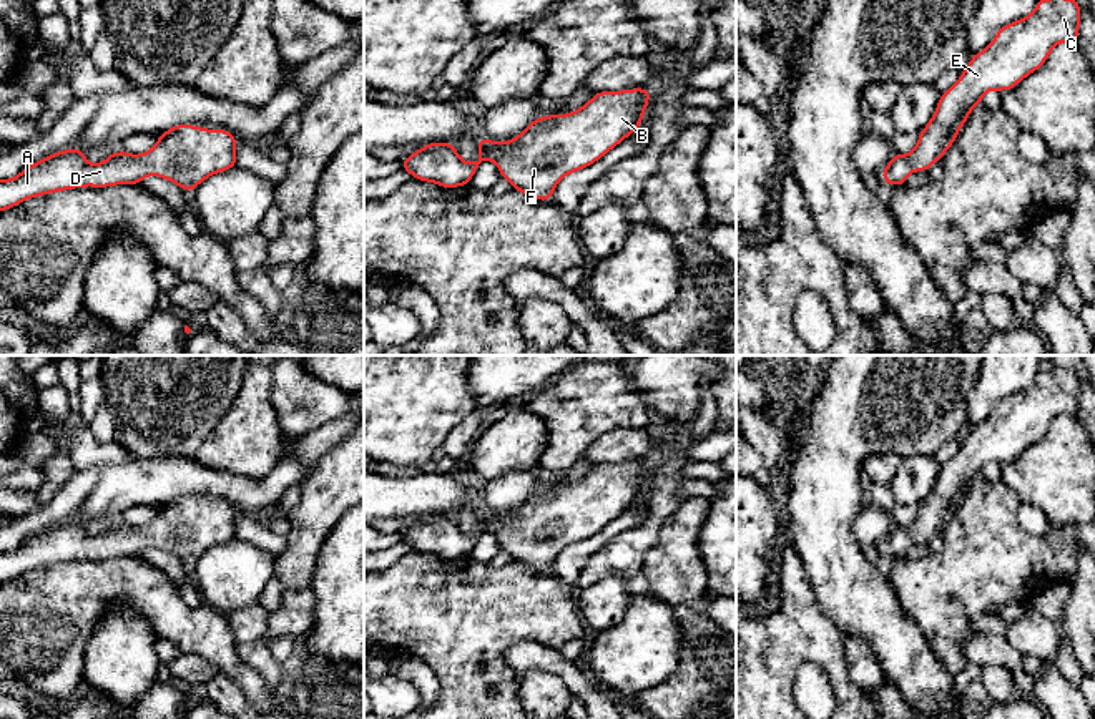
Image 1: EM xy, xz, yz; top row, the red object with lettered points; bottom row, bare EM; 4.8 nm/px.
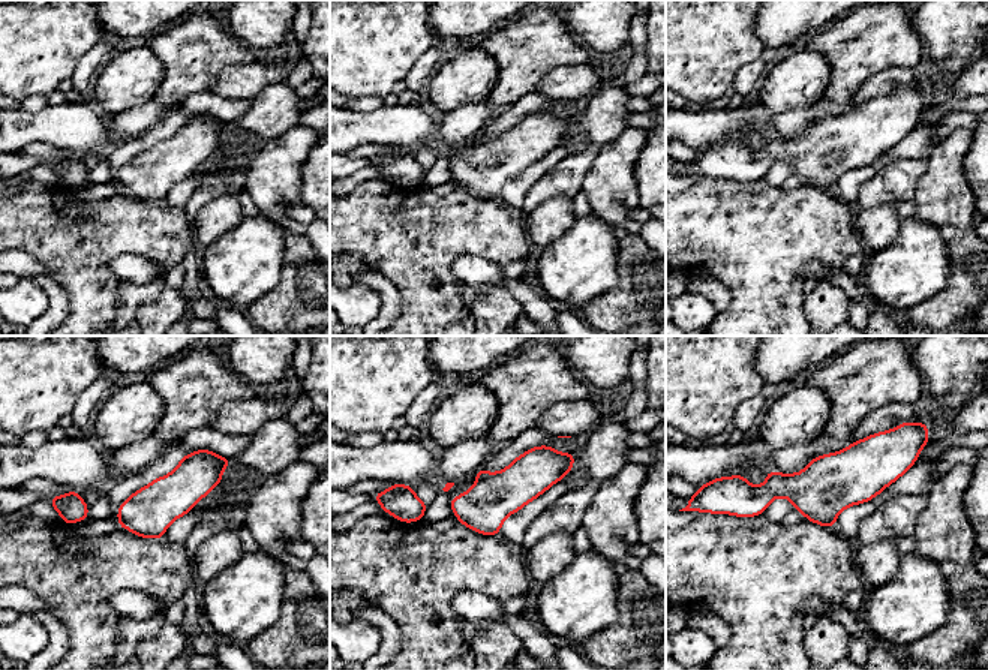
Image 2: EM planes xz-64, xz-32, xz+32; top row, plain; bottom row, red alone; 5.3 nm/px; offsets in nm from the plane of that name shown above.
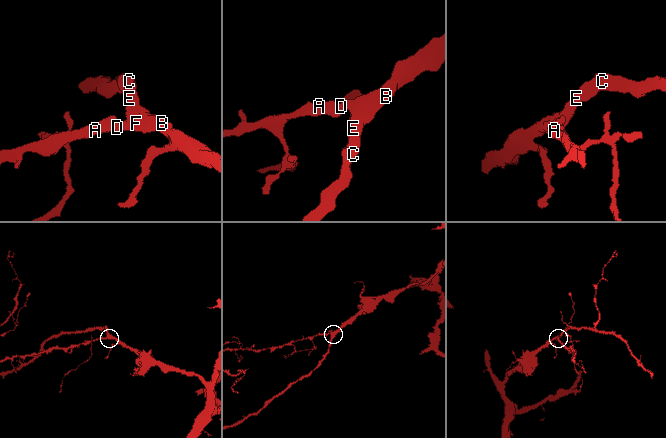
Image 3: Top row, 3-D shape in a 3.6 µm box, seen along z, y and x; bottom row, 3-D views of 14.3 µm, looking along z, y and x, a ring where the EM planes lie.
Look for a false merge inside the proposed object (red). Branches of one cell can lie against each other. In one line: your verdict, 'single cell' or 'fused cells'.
single cell

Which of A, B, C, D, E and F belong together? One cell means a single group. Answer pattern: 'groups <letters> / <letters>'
groups A B C D E F

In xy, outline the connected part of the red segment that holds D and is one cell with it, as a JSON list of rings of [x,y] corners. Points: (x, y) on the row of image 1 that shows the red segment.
[[[176,125],[158,135],[158,143],[143,154],[121,149],[90,164],[78,148],[58,151],[12,179],[0,179],[0,213],[35,196],[85,186],[140,184],[150,174],[191,193],[206,178],[236,168],[236,143],[228,130]]]

